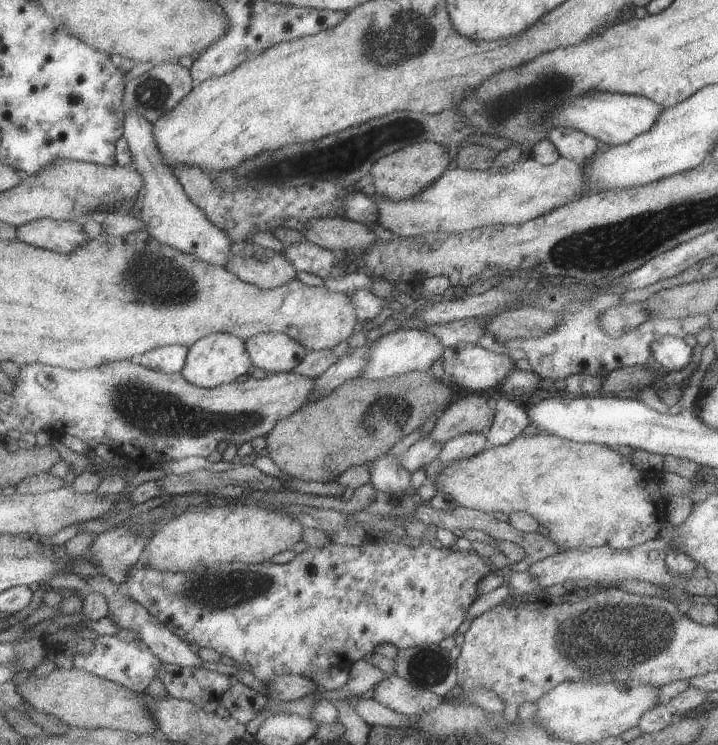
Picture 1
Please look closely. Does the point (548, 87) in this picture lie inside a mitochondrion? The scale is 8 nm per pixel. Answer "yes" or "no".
yes

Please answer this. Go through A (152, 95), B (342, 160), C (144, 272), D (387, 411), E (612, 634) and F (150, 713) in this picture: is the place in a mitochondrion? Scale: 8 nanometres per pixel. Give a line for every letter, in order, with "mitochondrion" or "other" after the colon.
A: mitochondrion
B: mitochondrion
C: mitochondrion
D: mitochondrion
E: mitochondrion
F: other

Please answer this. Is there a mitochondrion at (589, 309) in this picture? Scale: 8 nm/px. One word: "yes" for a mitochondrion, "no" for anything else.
no

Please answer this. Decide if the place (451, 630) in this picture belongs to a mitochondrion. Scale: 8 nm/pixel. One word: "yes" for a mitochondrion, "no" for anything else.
no

